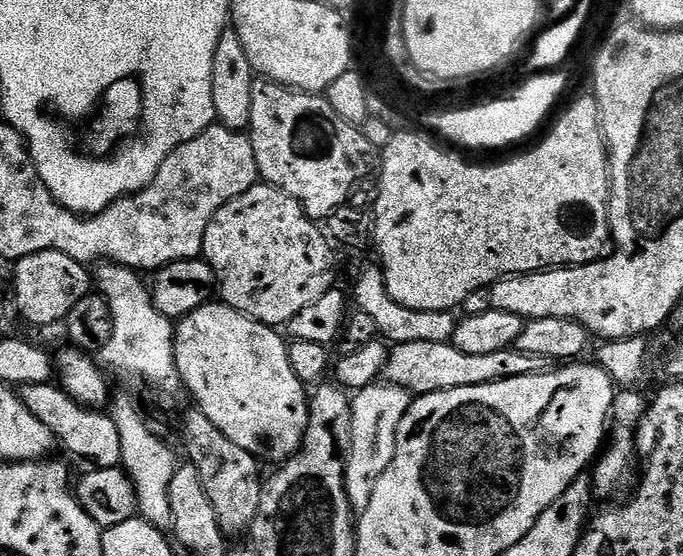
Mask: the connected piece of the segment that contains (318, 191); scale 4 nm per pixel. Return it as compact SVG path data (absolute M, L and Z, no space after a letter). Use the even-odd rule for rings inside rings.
M263 78L257 79L252 85L252 105L250 106L250 122L247 131L250 133L250 139L254 146L254 158L258 162L258 170L260 171L260 180L266 184L273 184L278 190L282 190L286 194L290 194L290 198L298 201L304 207L304 213L311 216L317 222L327 221L328 217L339 208L345 207L349 203L348 200L352 196L352 191L367 178L373 175L374 160L372 164L372 156L374 149L370 146L370 142L366 142L363 131L357 125L350 122L342 122L342 118L338 118L338 114L334 114L334 110L330 106L330 102L323 95L314 92L297 92L294 88L286 88L282 84L274 84L271 80Z

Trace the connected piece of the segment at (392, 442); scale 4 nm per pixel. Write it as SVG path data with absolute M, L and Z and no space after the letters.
M377 382L368 388L361 388L352 396L352 445L348 451L344 485L353 509L363 510L370 506L370 494L374 494L378 478L382 478L394 458L398 426L408 413L413 399L407 388L395 388L387 382Z

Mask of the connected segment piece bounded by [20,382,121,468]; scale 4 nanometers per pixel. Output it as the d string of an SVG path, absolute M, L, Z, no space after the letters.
M53 383L47 384L25 384L21 387L20 397L23 404L44 426L49 426L51 432L55 434L57 441L62 448L66 448L70 453L84 458L94 460L93 465L97 468L115 468L121 460L121 439L118 428L114 424L111 415L97 409L82 407L76 400L69 398L64 389L55 386Z

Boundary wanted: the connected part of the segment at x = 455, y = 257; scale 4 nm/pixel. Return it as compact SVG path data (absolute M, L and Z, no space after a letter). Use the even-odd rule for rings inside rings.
M587 94L588 96L580 96L564 113L560 116L560 121L552 128L552 133L537 146L533 152L528 152L525 156L520 156L517 160L508 160L505 164L492 164L489 168L471 168L467 164L467 159L464 156L444 155L444 150L435 139L427 140L424 136L419 136L419 131L397 132L392 137L386 147L382 150L384 161L379 161L378 176L380 172L380 193L376 196L376 212L374 211L374 227L372 230L372 240L376 244L376 252L380 255L378 259L379 267L384 269L384 284L388 288L390 298L394 298L394 302L398 302L402 306L410 306L410 310L438 310L439 312L452 312L459 309L463 305L466 298L470 298L470 294L474 294L474 290L479 288L488 288L496 284L499 280L503 280L505 276L522 276L529 272L547 272L549 268L570 268L581 264L592 264L596 260L601 259L609 251L610 248L610 229L608 227L608 191L612 189L612 181L608 179L608 145L604 142L604 132L600 128L600 111L596 105L595 95Z

